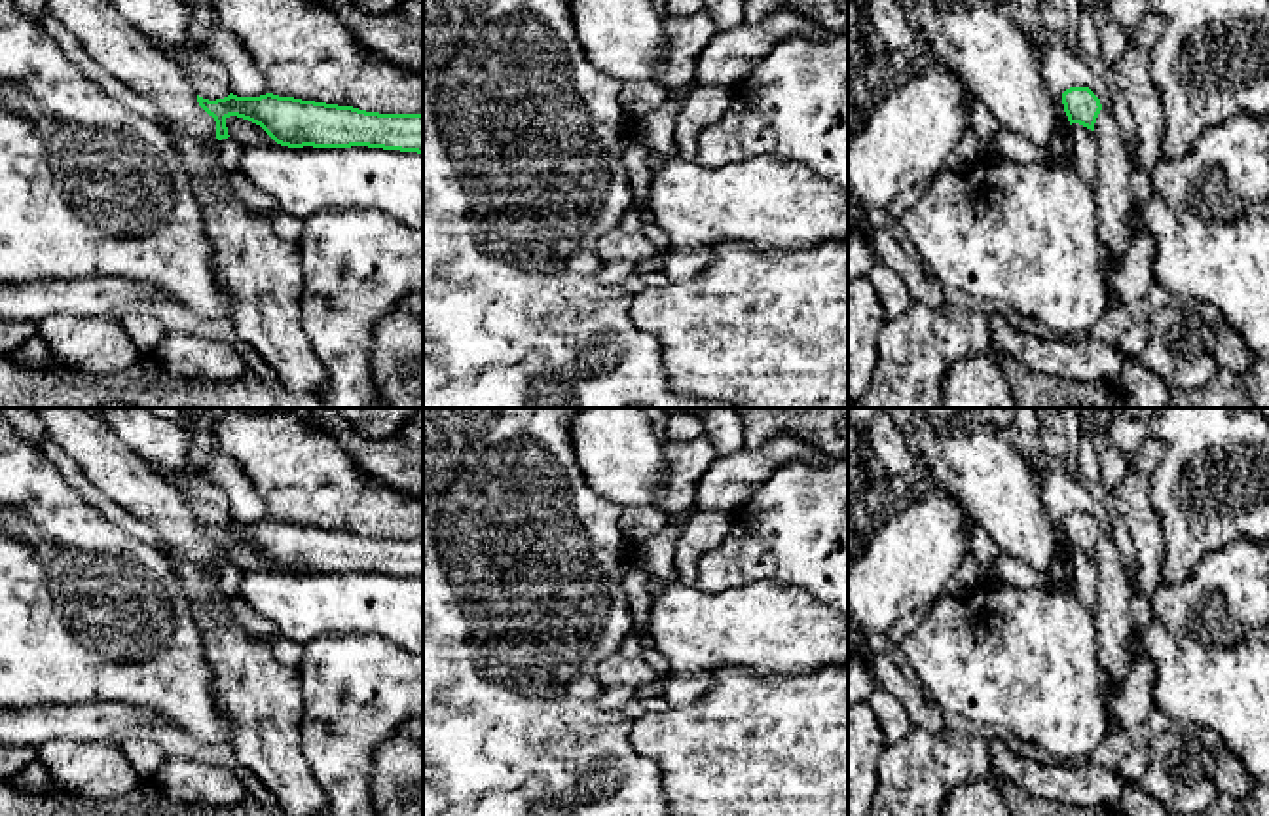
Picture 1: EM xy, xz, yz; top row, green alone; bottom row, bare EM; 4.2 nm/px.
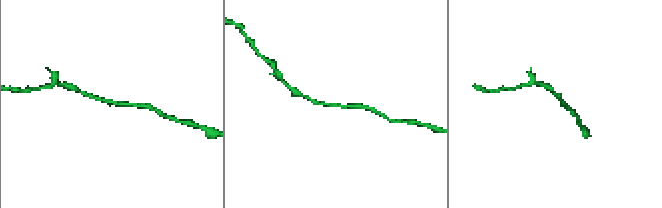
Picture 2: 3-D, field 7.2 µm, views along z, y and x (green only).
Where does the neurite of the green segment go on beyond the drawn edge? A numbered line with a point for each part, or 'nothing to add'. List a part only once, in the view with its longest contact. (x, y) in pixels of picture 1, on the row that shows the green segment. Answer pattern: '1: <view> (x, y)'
1: xy (230, 152)

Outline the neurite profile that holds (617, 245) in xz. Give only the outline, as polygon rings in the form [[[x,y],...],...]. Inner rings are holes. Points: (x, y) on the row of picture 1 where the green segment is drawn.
[[[613,228],[596,245],[598,258],[605,262],[632,262],[649,260],[664,254],[664,249],[656,247],[643,233],[624,232],[622,228]]]

